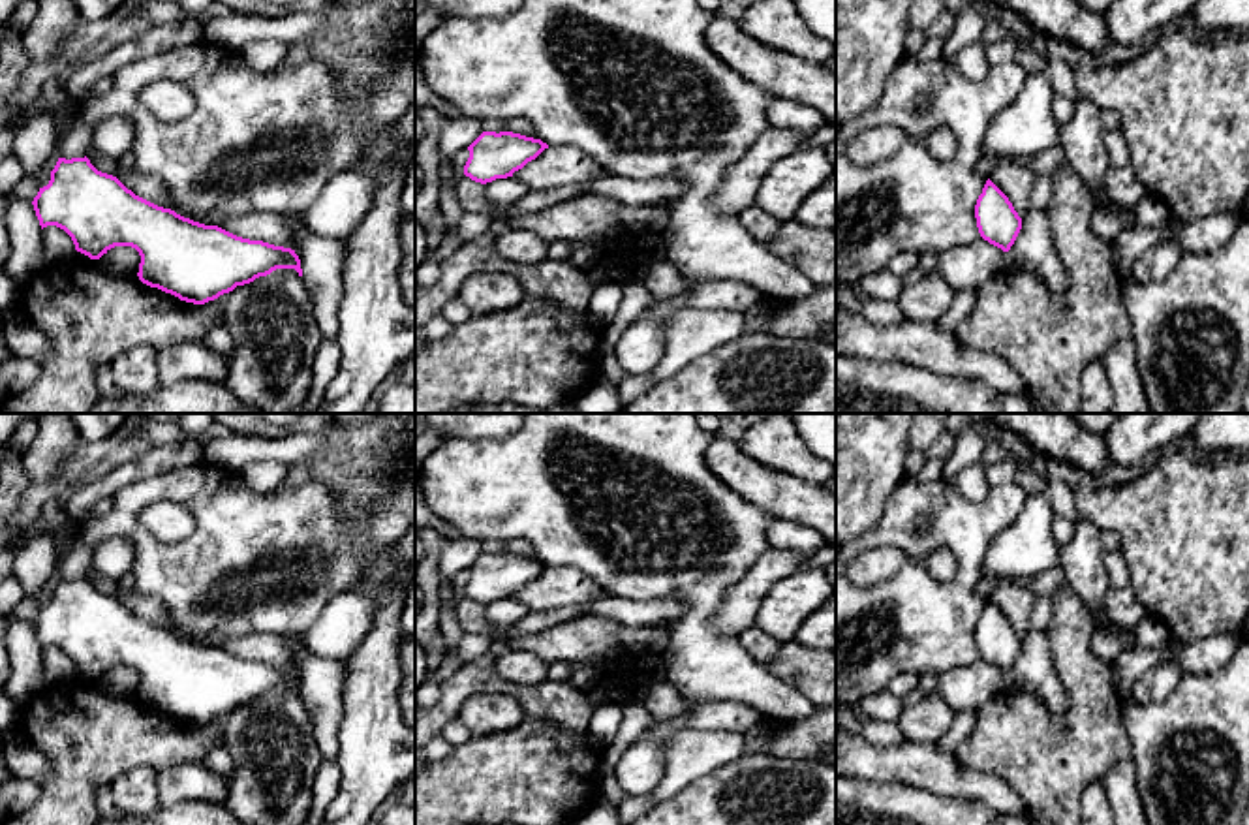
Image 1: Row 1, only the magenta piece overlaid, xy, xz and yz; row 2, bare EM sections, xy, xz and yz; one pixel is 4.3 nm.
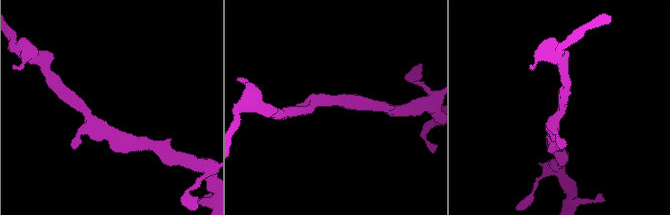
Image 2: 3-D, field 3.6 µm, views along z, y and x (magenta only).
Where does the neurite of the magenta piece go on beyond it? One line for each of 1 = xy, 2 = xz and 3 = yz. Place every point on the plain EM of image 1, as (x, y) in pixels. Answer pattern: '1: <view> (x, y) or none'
1: none
2: none
3: none

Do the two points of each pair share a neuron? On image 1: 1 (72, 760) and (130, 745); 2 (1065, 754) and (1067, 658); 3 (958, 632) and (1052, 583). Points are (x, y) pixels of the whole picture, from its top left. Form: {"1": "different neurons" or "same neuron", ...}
{"1": "same neuron", "2": "same neuron", "3": "different neurons"}

